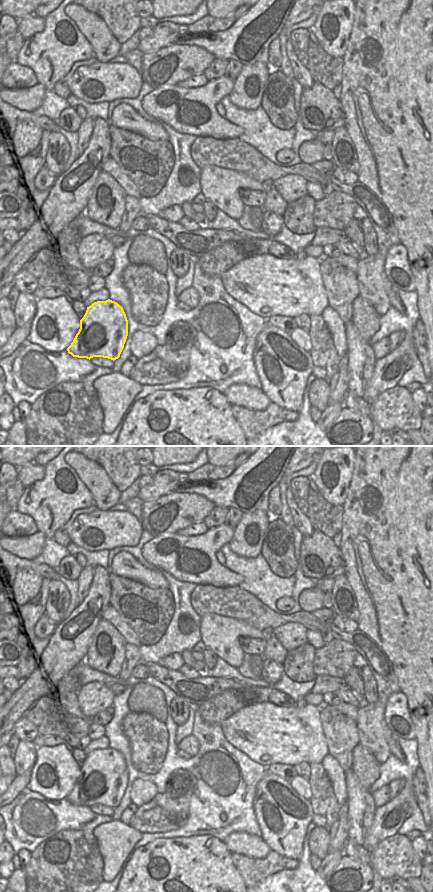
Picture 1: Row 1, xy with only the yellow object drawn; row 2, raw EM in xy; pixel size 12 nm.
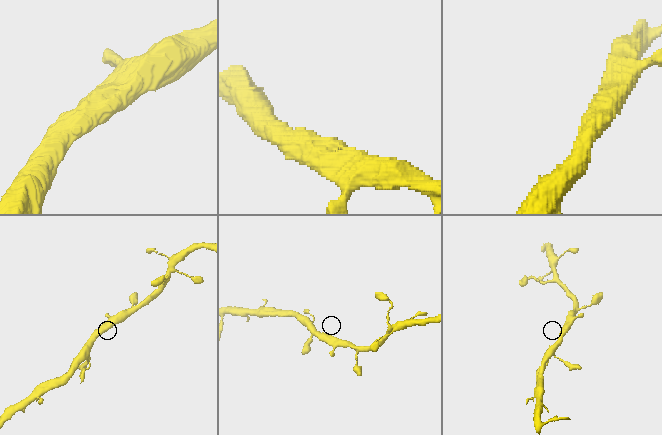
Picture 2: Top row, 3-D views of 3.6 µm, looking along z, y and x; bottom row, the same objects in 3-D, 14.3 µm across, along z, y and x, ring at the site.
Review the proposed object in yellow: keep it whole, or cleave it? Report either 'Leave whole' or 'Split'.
Leave whole

